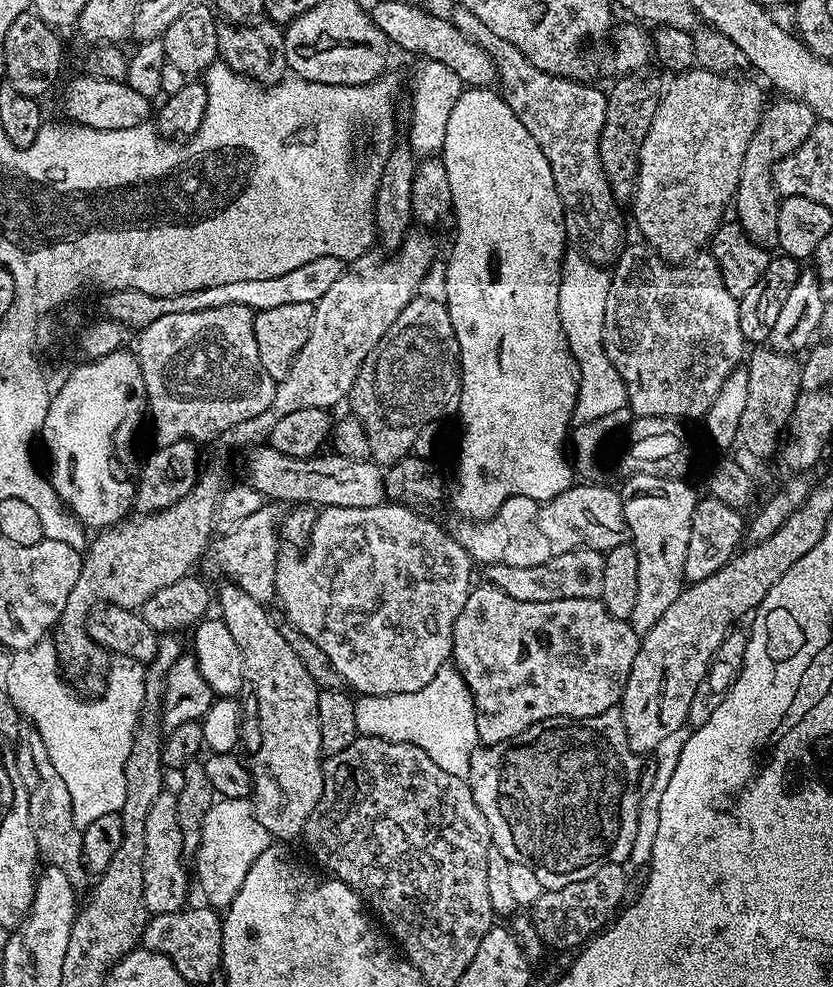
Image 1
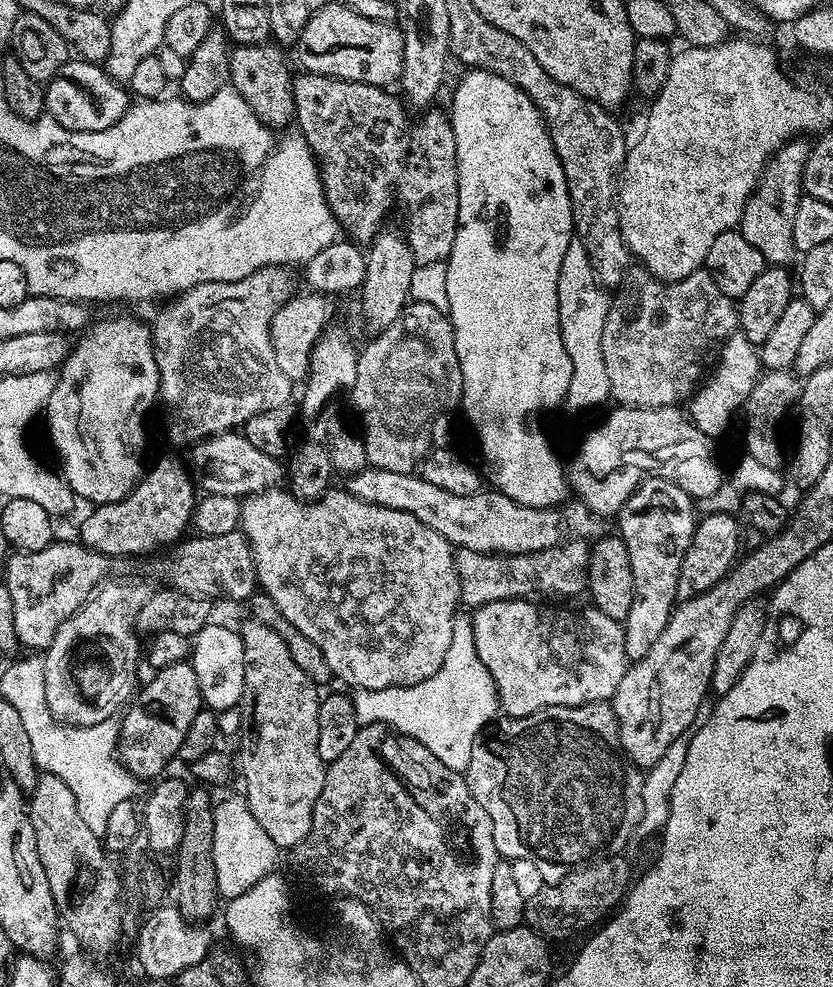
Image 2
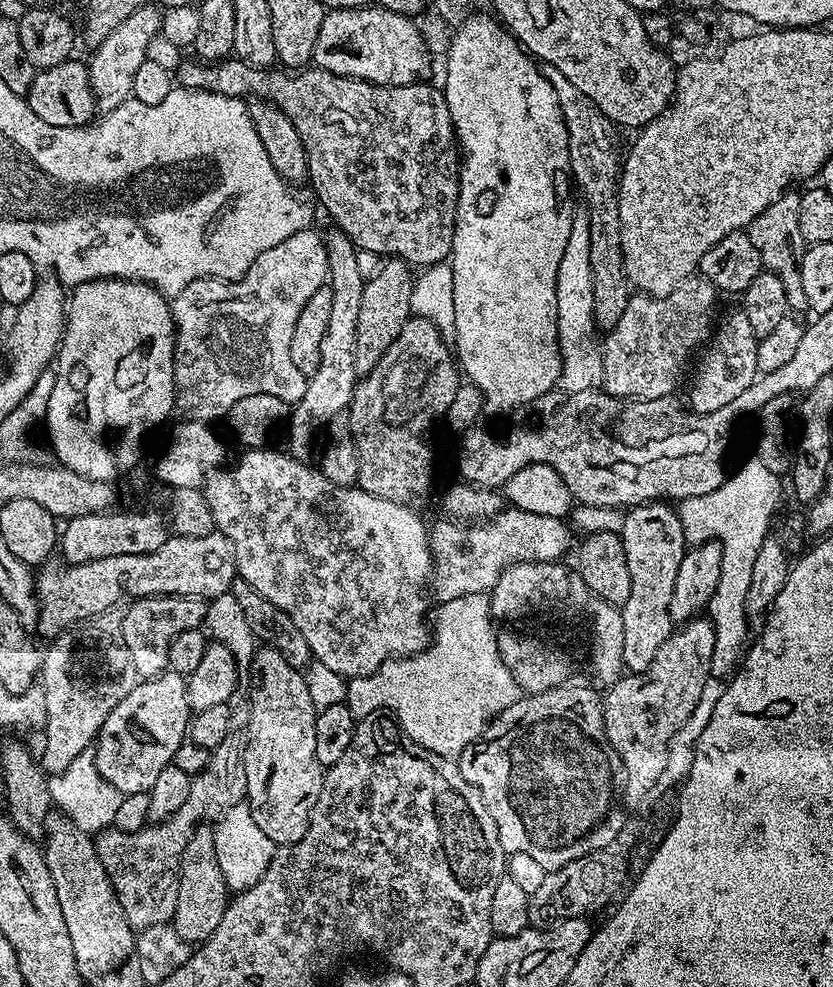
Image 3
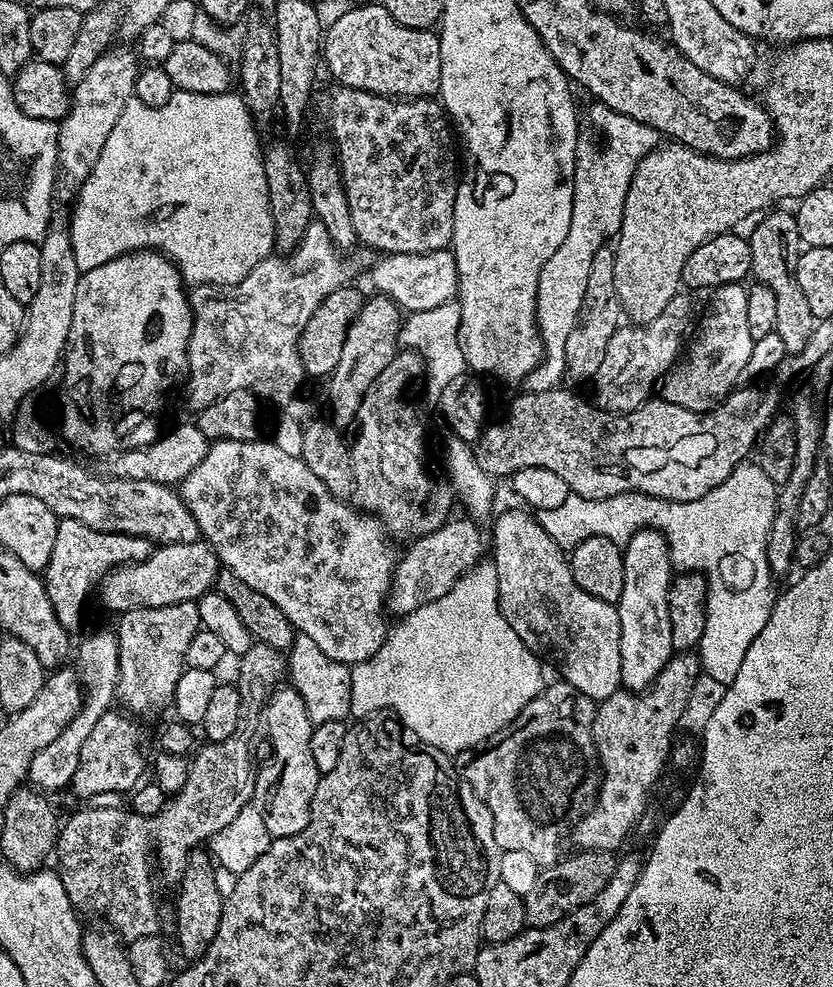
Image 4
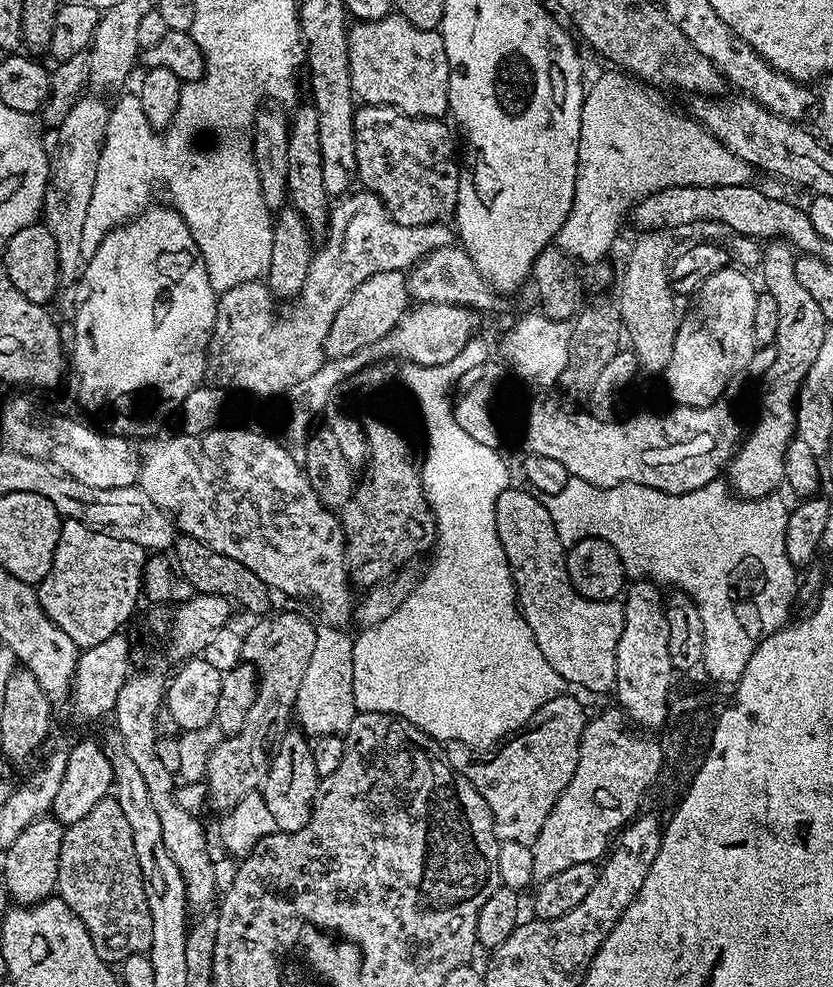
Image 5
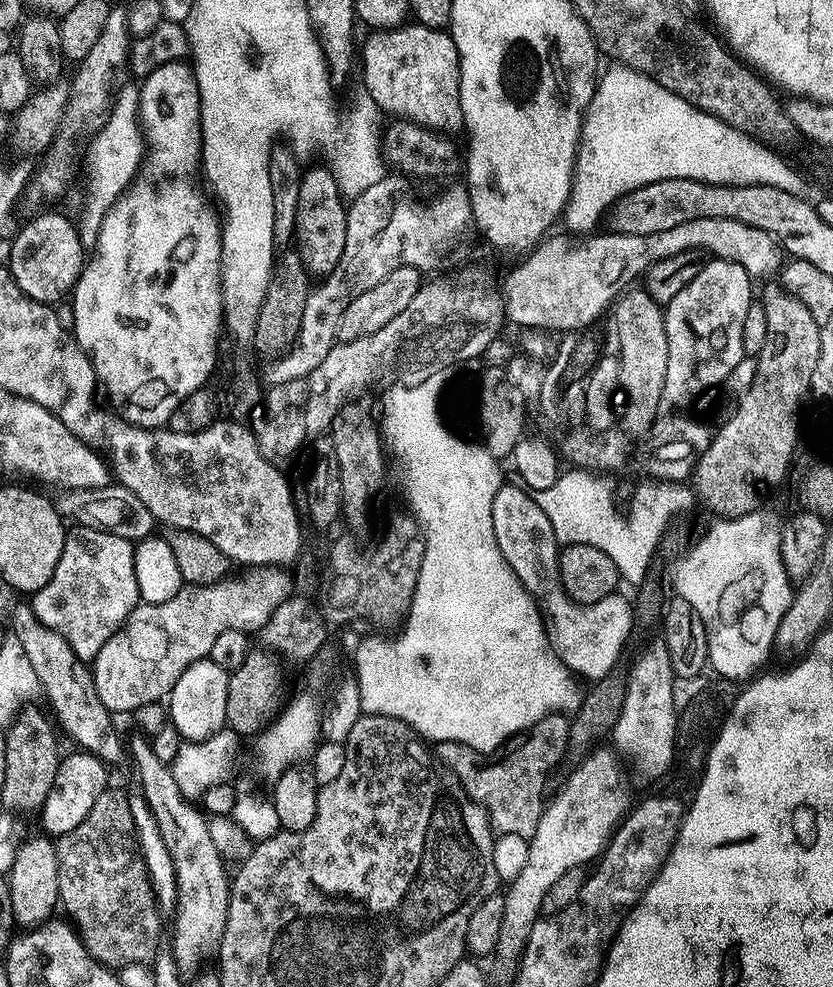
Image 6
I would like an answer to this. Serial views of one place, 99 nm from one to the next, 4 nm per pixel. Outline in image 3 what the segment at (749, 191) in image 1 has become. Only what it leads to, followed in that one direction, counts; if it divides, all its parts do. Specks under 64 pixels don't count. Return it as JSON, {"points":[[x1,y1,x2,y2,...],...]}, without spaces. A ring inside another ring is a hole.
{"points":[[789,190,780,199,770,202,758,218,749,224,746,231,750,242,754,242,754,250,758,250,763,271,772,272,782,278,782,287,786,290,786,302,793,313,800,314,807,309,806,293,802,291,802,274,798,250,805,247,802,230,798,230,798,210,800,209,801,193],[797,248,797,252,796,252]]}

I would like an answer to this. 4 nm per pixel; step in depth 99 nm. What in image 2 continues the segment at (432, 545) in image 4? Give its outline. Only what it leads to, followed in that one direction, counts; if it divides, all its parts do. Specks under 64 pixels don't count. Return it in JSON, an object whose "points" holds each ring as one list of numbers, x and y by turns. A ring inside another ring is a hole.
{"points":[[580,538,569,539,554,548,543,548,540,552,520,555,475,552,461,548,456,552,460,599,465,605,479,606,499,600,532,598,535,592,561,592,564,596,576,596,588,587,589,551,589,545]]}

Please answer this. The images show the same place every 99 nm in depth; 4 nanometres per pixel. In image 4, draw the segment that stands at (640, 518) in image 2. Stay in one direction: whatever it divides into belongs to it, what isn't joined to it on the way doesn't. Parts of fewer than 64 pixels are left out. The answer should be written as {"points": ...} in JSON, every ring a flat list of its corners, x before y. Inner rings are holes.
{"points":[[642,528,640,531,635,532,633,536,628,538,628,543,623,545,624,554,624,573,622,574,622,598,619,604,616,605,619,621,621,623,621,682,627,691,642,692,652,687,653,682,658,678,658,674,662,671,668,661,674,655,672,646,672,639,670,638,670,610,668,609,668,588,672,585,672,577,674,569,672,567,672,559,668,553,668,543,666,538,661,532,655,532,653,528]]}

